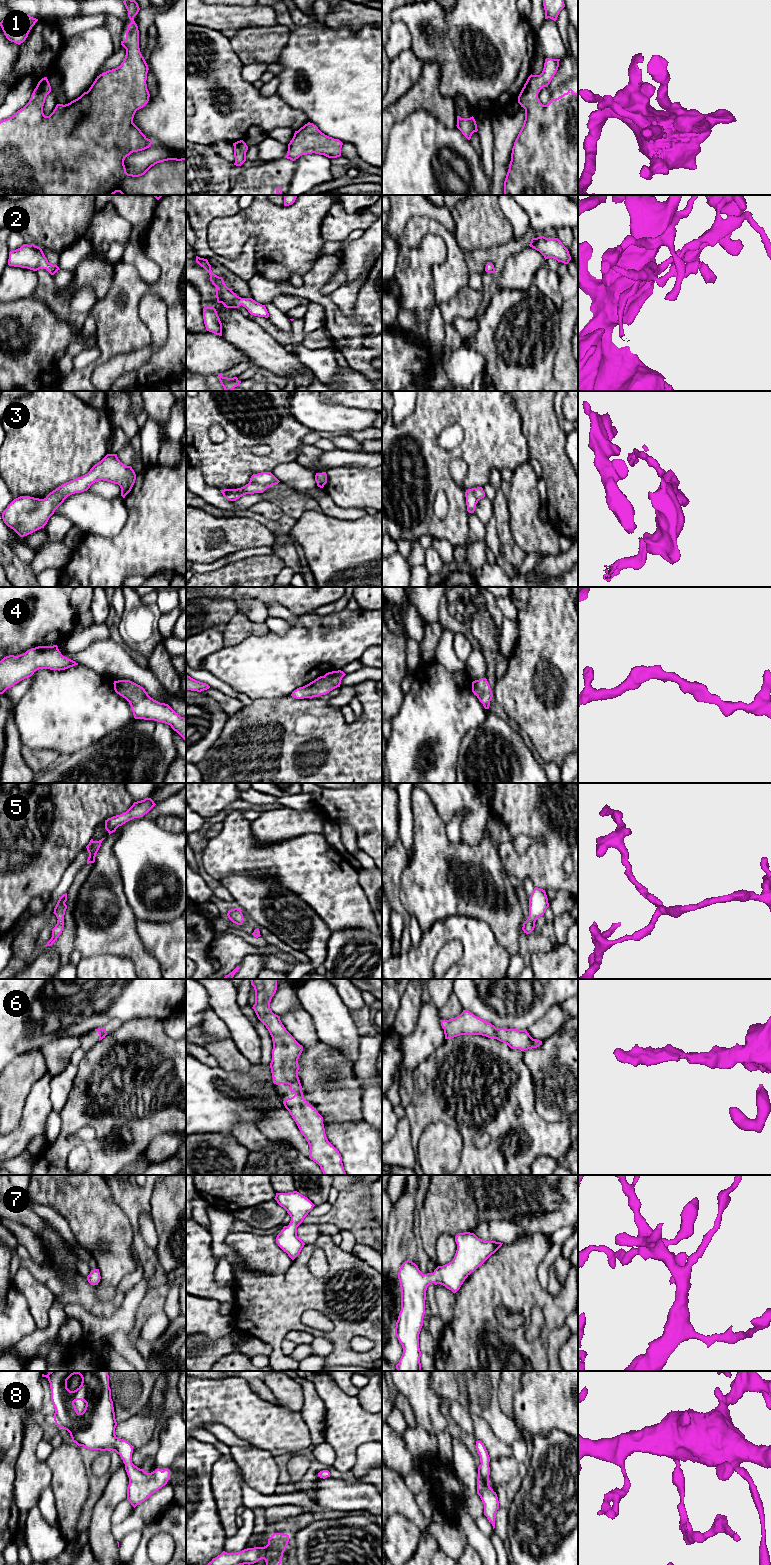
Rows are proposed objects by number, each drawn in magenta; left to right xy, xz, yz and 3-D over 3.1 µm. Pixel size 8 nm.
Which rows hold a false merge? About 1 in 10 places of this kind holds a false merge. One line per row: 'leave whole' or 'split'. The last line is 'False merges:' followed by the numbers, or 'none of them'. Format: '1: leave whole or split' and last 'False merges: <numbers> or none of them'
1: leave whole
2: leave whole
3: leave whole
4: leave whole
5: leave whole
6: leave whole
7: leave whole
8: leave whole
False merges: none of them

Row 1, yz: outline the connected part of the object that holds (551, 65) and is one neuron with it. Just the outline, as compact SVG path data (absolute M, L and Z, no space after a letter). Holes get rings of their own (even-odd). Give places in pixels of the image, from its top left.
M546 58L542 73L540 75L531 74L518 96L518 103L525 109L525 120L512 148L511 161L504 181L504 195L578 195L578 94L570 88L567 93L558 98L551 98L547 105L543 105L538 98L540 90L548 87L556 74L559 61L560 59Z

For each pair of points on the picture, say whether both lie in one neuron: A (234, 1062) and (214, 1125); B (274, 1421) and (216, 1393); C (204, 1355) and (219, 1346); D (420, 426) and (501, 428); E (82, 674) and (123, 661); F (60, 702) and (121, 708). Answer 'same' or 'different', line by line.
A: different
B: same
C: same
D: same
E: different
F: same

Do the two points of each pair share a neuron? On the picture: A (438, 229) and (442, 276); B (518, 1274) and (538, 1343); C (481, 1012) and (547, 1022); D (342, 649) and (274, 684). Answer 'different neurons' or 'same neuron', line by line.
A: same neuron
B: same neuron
C: different neurons
D: same neuron

